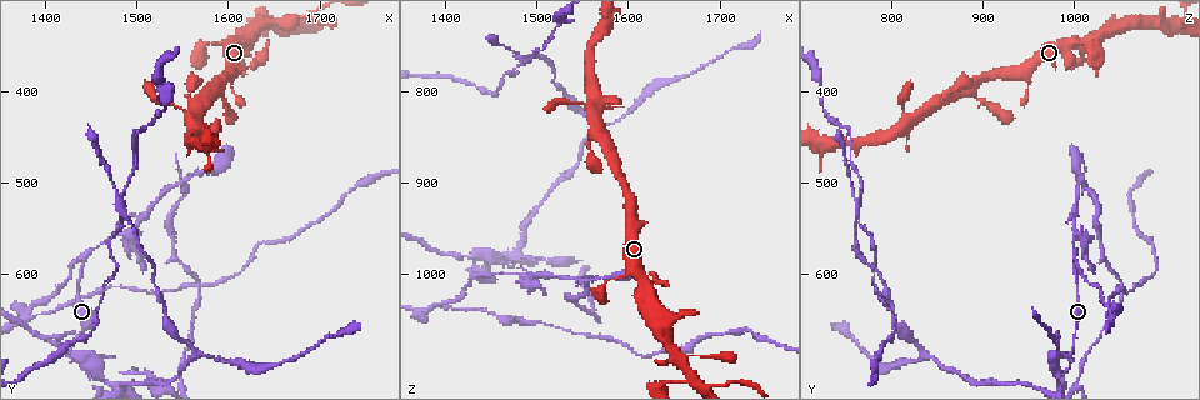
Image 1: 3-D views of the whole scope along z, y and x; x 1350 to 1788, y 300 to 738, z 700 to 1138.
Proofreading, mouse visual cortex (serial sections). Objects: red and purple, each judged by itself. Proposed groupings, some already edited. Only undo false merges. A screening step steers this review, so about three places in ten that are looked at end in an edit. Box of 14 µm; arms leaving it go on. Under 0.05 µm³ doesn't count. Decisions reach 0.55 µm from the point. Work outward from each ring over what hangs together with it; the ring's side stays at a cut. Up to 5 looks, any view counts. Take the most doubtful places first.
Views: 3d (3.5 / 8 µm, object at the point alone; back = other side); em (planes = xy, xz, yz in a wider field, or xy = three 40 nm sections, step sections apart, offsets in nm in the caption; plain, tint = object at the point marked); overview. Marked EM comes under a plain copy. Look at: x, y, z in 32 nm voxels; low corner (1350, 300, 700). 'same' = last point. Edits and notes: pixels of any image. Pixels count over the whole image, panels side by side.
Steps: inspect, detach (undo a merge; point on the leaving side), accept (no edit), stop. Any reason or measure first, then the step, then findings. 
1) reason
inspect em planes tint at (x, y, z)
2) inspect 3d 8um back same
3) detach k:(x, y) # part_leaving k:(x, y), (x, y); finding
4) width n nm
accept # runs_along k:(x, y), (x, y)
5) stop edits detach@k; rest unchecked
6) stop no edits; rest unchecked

arms run side by side
inspect 3d 3.5um at (1435, 685, 985)

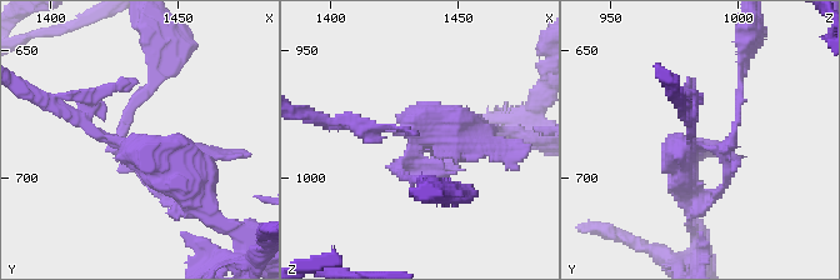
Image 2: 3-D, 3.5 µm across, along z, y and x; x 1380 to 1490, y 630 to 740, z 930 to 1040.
need the tissue
inspect em xy step 2 tint at (1432, 687, 986)

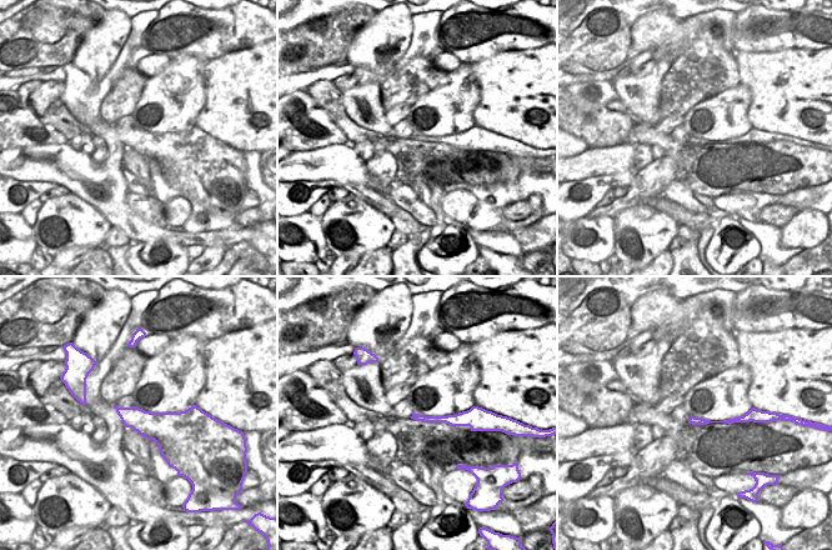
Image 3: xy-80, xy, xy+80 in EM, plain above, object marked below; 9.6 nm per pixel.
width 70 nm
detach 2:(411, 129) # part_leaving 2:(400, 166), (426, 119), (469, 131); two cells meet here

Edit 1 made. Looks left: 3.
arms run side by side
inspect 3d 3.5um at (1670, 330, 1110)

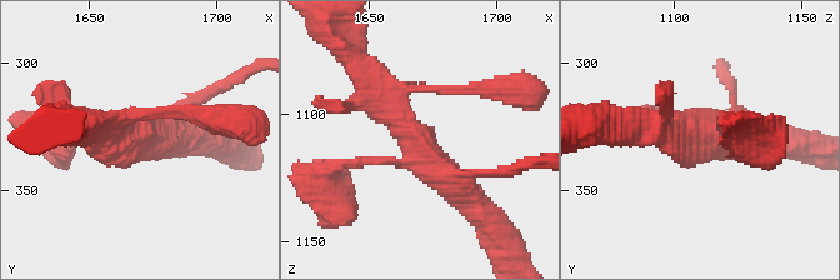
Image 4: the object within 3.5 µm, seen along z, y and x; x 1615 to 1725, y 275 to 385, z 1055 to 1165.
arms 4; arm_widths 100, 250, 350, 400 nm
inspect em xy step 1 tint at (1671, 328, 1115)

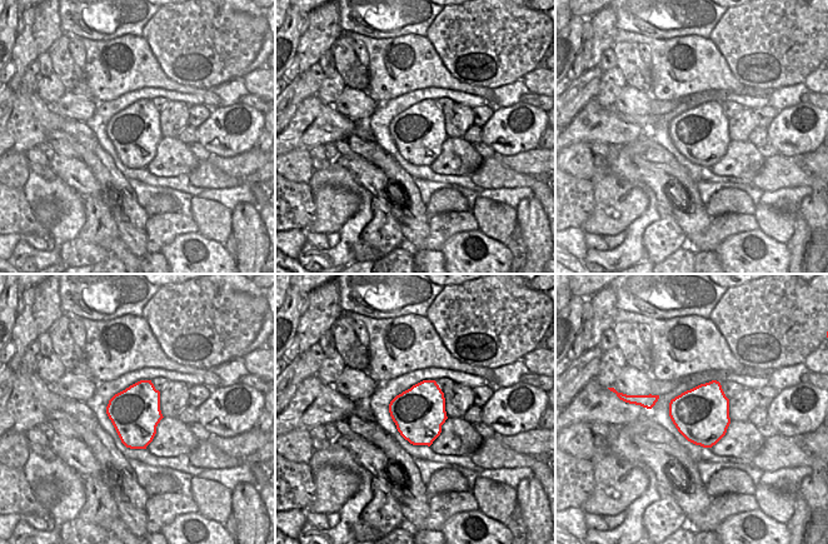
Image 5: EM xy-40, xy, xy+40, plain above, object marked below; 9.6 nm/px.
accept # runs_along 4:(370, 86), (451, 180), (481, 173); continuous, no second cell

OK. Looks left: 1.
stop edits detach@2; rest unchecked

